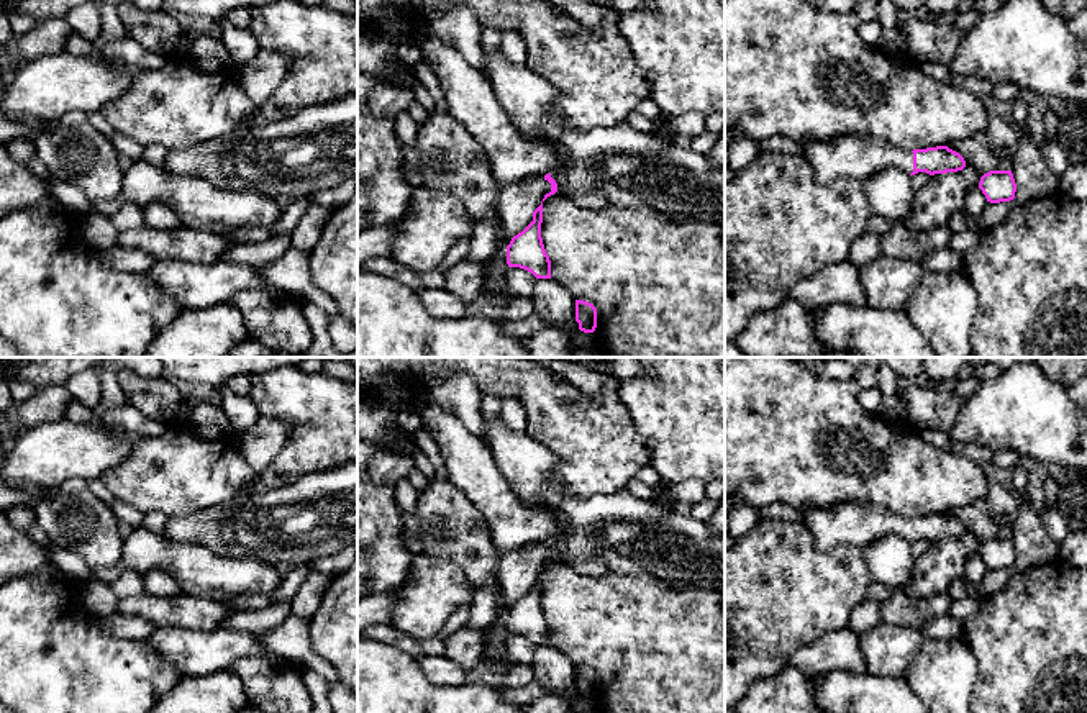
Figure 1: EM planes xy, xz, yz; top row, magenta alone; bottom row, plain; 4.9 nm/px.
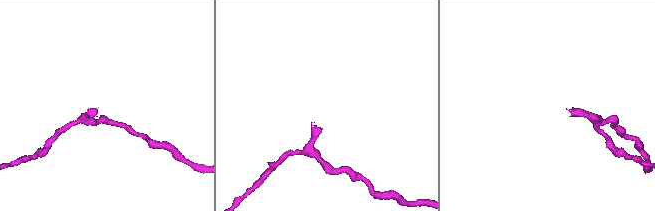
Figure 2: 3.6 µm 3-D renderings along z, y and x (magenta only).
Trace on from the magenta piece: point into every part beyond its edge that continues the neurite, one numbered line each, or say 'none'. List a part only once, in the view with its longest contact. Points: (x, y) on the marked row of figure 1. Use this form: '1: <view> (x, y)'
1: yz (856, 156)

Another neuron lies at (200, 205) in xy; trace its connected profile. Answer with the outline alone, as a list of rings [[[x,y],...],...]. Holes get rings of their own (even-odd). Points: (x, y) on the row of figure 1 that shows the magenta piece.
[[[134,161],[123,175],[116,200],[146,207],[169,205],[180,225],[226,234],[234,228],[251,228],[279,221],[282,210],[275,200],[249,190],[218,188],[205,179],[175,174],[164,166]]]

